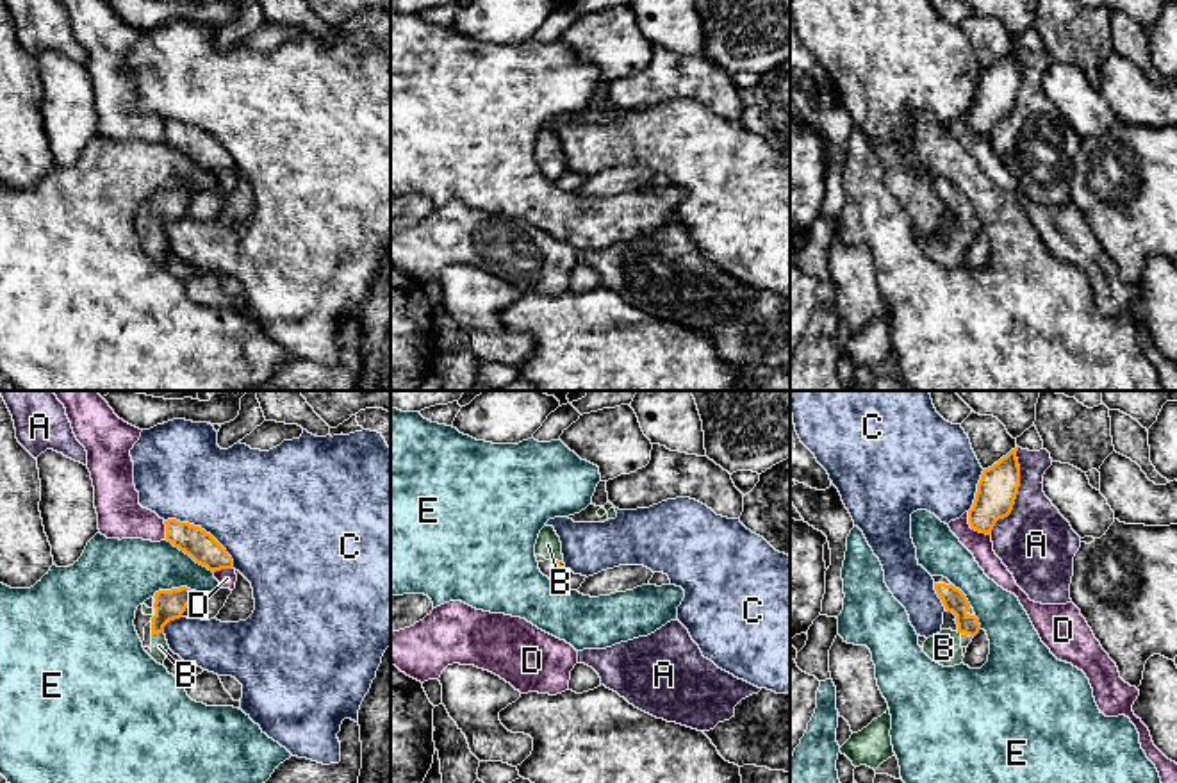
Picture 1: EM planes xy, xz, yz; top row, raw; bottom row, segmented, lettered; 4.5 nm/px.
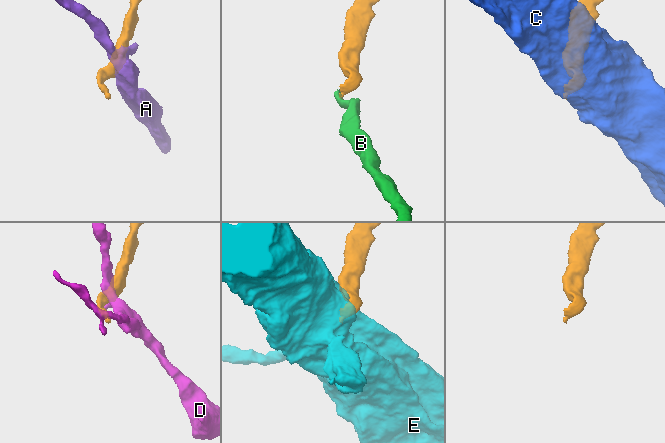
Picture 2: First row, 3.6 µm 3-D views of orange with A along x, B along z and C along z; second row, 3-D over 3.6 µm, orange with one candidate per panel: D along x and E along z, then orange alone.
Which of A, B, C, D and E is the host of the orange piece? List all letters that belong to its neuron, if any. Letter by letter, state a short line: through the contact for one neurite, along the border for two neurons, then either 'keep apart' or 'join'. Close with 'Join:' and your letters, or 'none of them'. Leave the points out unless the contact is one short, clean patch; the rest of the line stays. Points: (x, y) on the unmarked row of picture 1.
A: keep apart
B: line xy (170, 206), (157, 223), (157, 234), (159, 247); join
C: keep apart
D: keep apart
E: keep apart
Join: B

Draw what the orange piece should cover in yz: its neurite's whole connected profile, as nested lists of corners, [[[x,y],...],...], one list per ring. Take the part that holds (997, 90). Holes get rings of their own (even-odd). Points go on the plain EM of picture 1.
[[[1018,46],[983,71],[974,105],[968,111],[972,130],[992,136],[995,123],[1011,114],[1020,87],[1016,52]]]

